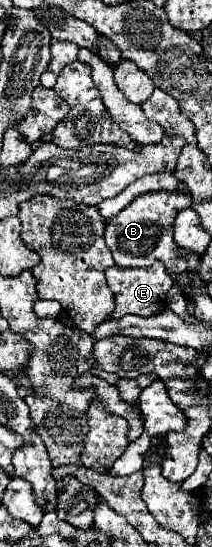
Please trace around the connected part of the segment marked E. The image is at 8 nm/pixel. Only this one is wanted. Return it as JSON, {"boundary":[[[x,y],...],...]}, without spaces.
{"boundary":[[[161,262],[149,266],[149,268],[121,268],[121,266],[111,266],[105,270],[107,276],[107,286],[111,288],[115,296],[115,310],[113,318],[121,318],[125,314],[137,314],[137,316],[151,316],[161,312],[161,308],[167,306],[165,294],[173,286],[171,276],[165,272],[165,266]]]}

